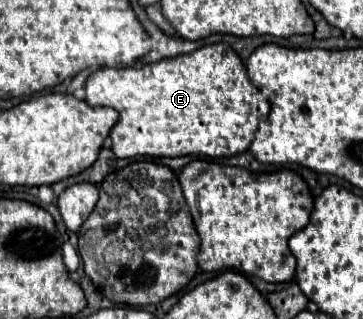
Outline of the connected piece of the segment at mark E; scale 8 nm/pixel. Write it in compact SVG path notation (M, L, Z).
M218 42L218 44L210 44L210 46L202 46L200 50L186 54L186 56L176 56L176 58L168 58L168 60L160 60L156 64L146 64L142 68L102 68L94 74L90 74L88 82L86 82L86 102L90 106L110 106L114 110L120 112L120 120L118 124L112 128L110 138L112 138L112 150L118 158L134 158L134 156L210 156L210 158L230 158L236 154L242 154L248 150L250 142L254 140L254 132L258 130L258 124L262 120L262 112L260 106L266 106L266 116L270 112L270 102L268 98L248 80L246 74L246 66L242 62L242 58L226 44L226 42Z

